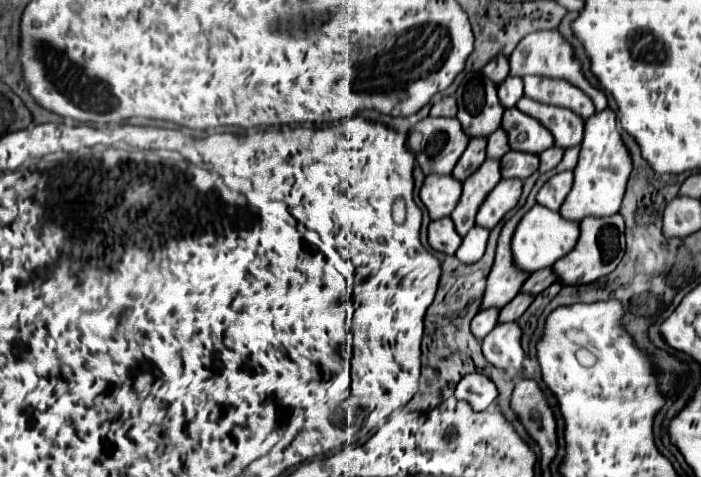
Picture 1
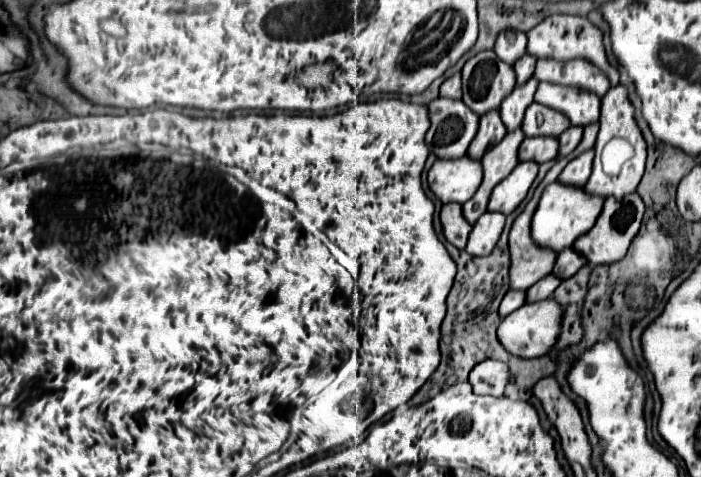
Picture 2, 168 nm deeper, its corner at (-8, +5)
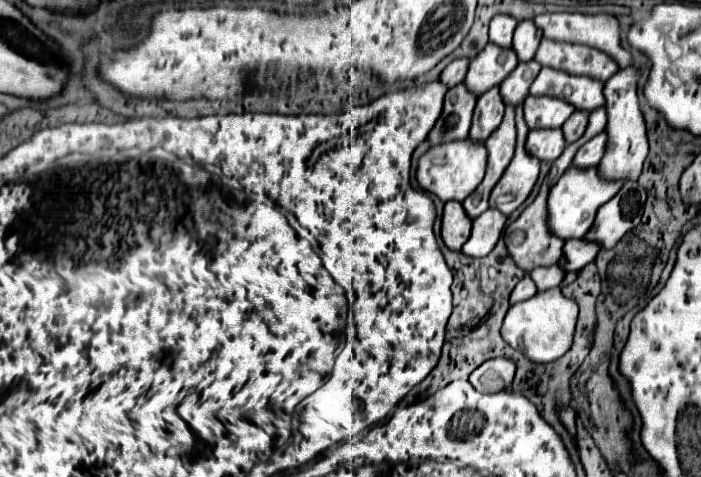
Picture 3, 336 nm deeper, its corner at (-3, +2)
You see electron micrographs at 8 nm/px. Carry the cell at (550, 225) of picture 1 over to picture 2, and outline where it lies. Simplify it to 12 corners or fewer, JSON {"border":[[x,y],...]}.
{"border":[[546,186],[532,238],[554,252],[594,226],[606,198]]}

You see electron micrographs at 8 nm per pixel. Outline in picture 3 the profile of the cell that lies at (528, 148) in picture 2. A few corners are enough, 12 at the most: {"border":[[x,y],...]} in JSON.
{"border":[[561,129],[529,131],[525,149],[555,161],[565,149]]}

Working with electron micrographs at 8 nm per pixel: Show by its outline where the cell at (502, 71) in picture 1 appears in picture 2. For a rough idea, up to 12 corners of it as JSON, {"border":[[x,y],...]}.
{"border":[[502,30],[494,52],[514,64],[526,54],[526,34]]}

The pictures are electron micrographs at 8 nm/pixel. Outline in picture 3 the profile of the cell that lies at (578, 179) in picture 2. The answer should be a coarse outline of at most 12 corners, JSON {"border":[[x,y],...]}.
{"border":[[605,133],[577,151],[573,167],[595,167],[603,157]]}

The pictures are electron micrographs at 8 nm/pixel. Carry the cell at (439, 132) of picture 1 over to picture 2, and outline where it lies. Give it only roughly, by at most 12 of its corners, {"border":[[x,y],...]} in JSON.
{"border":[[430,102],[426,144],[438,158],[462,158],[480,116],[464,102]]}

